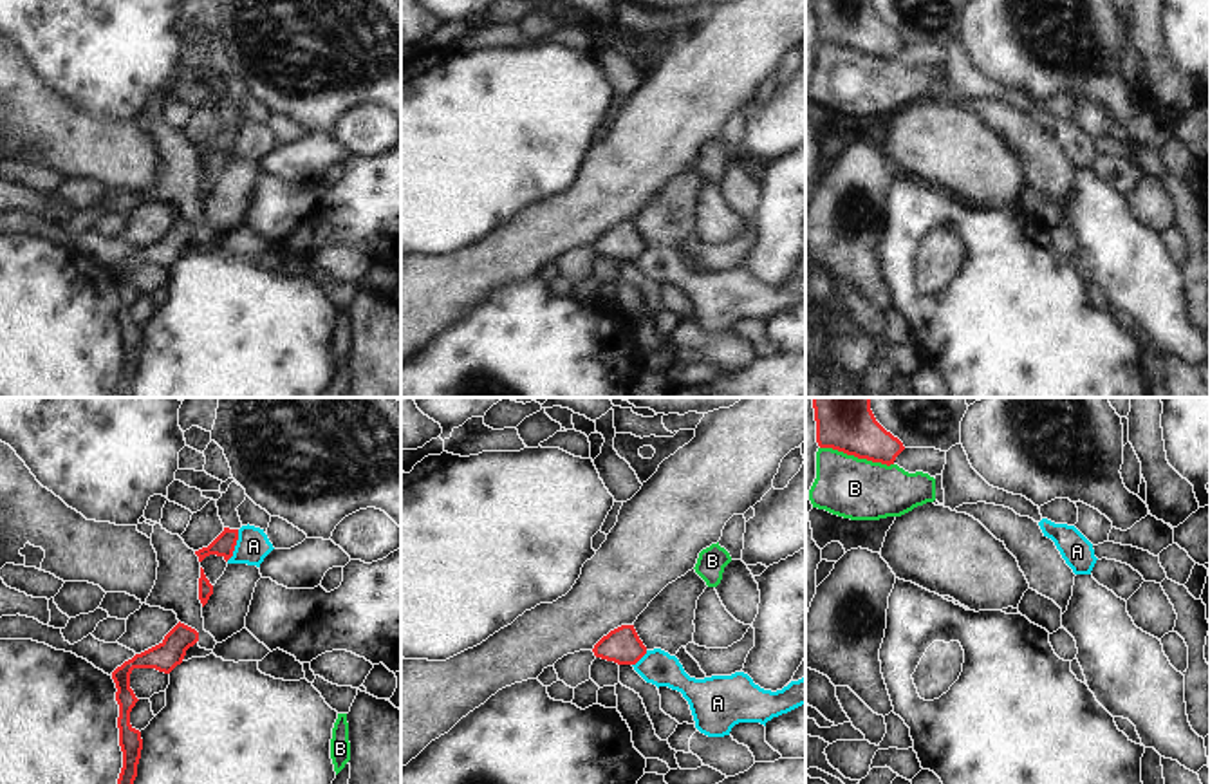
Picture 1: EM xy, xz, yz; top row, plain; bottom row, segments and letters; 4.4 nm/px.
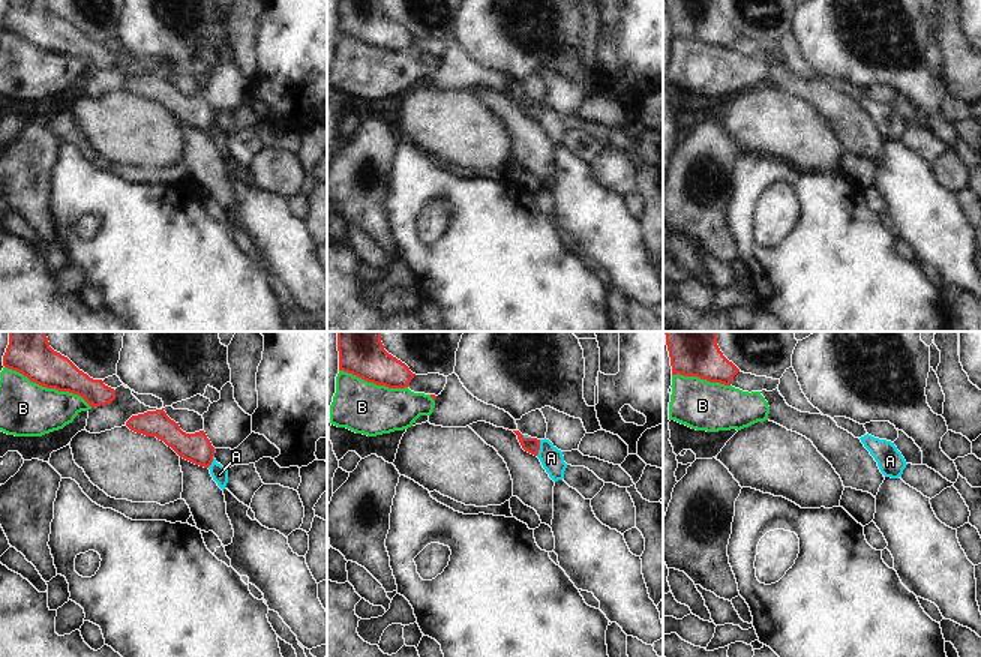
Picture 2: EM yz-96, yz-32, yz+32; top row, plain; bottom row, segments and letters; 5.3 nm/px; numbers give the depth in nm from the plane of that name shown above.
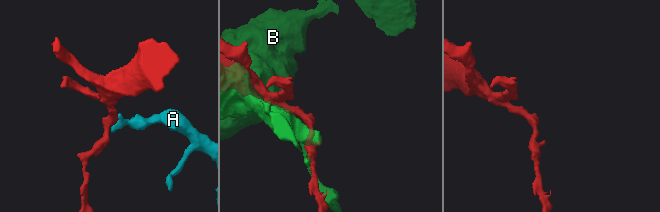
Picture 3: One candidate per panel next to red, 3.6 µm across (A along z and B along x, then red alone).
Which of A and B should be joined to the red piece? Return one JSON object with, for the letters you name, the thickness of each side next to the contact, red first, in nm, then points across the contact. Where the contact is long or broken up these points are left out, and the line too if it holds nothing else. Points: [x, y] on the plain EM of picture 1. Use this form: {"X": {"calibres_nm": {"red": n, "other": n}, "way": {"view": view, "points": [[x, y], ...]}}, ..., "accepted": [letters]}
{"accepted": []}

